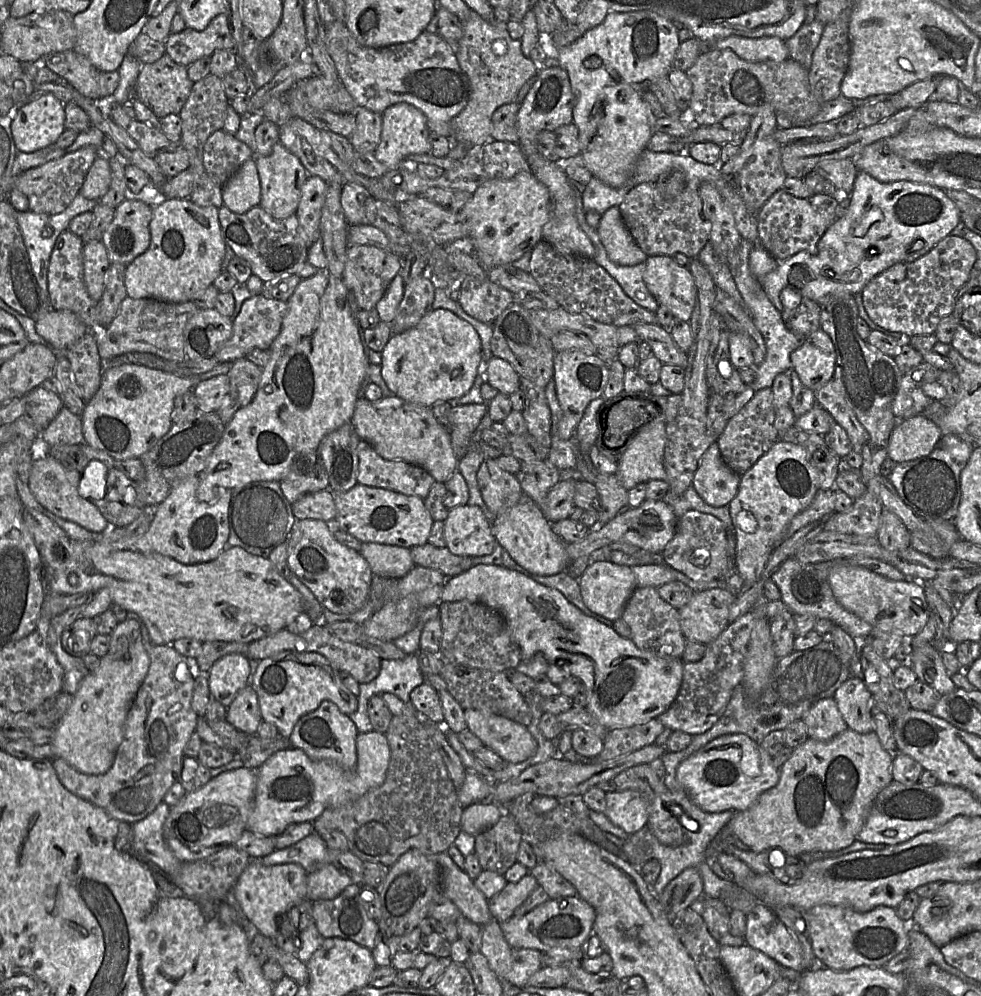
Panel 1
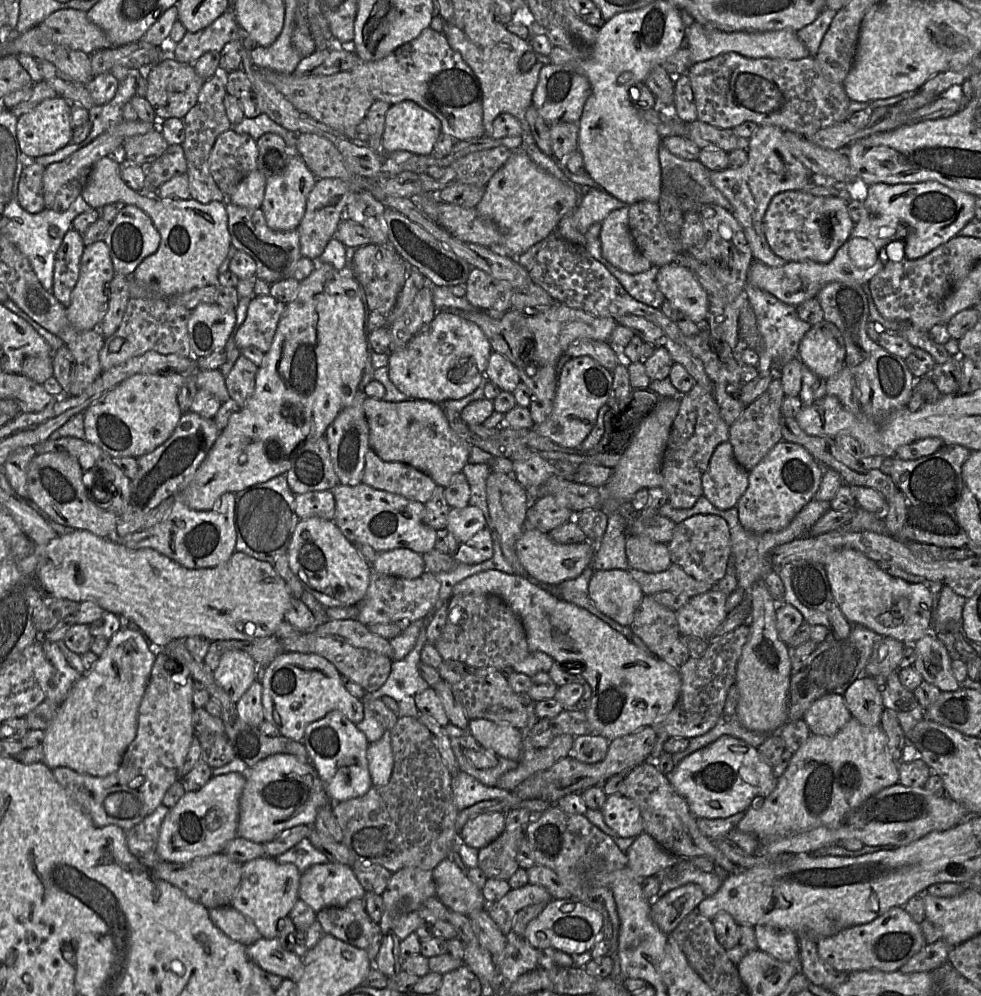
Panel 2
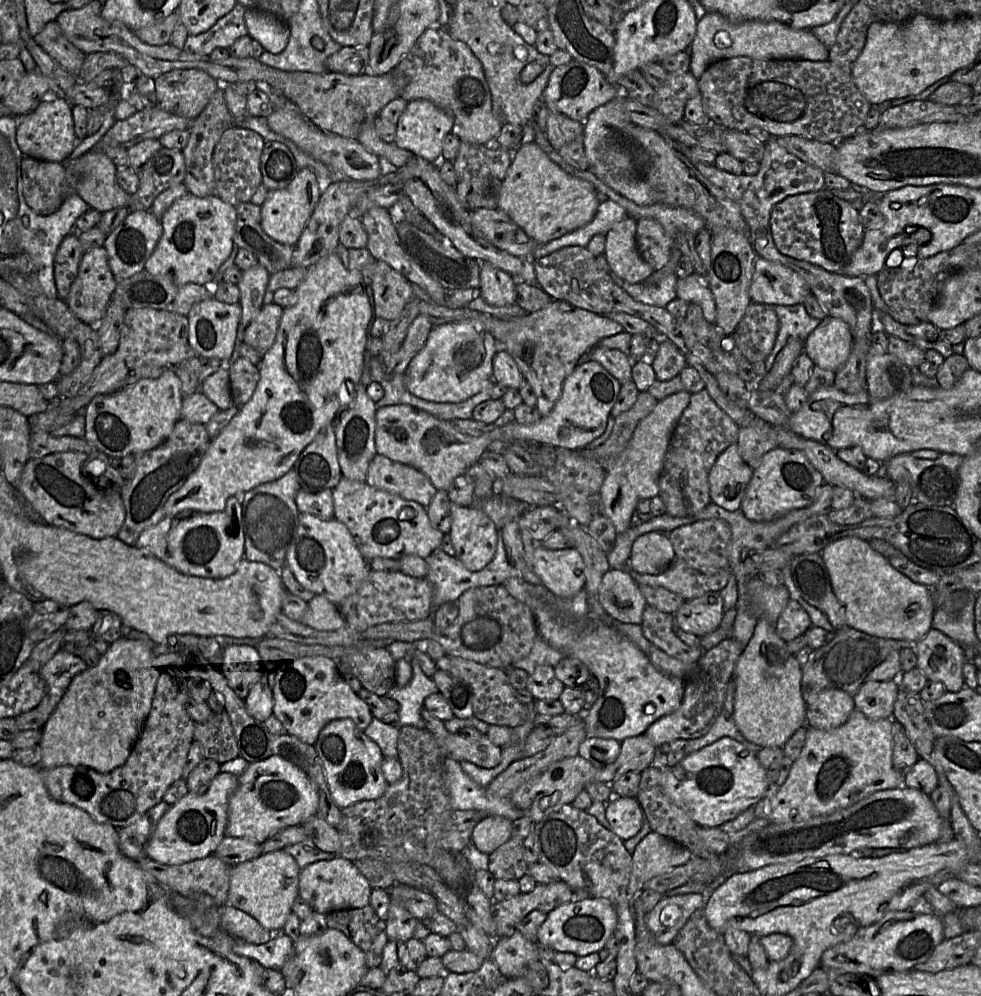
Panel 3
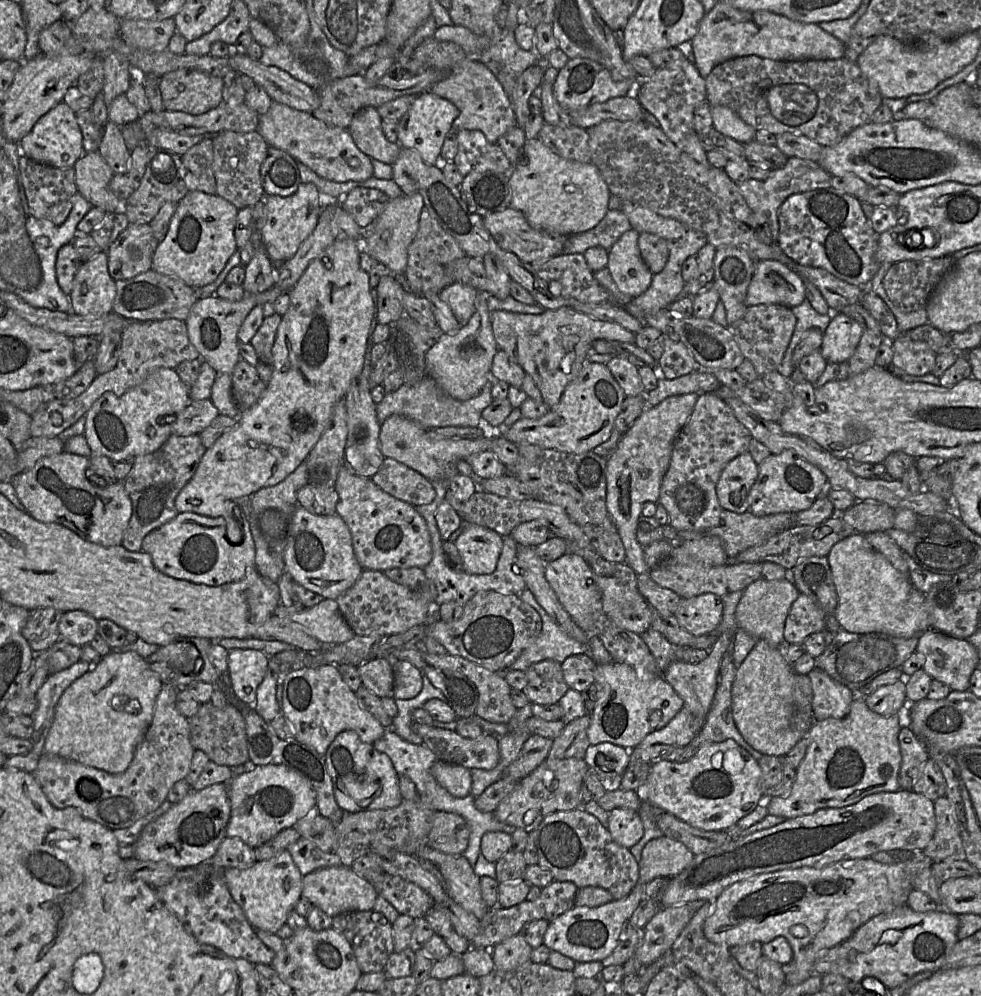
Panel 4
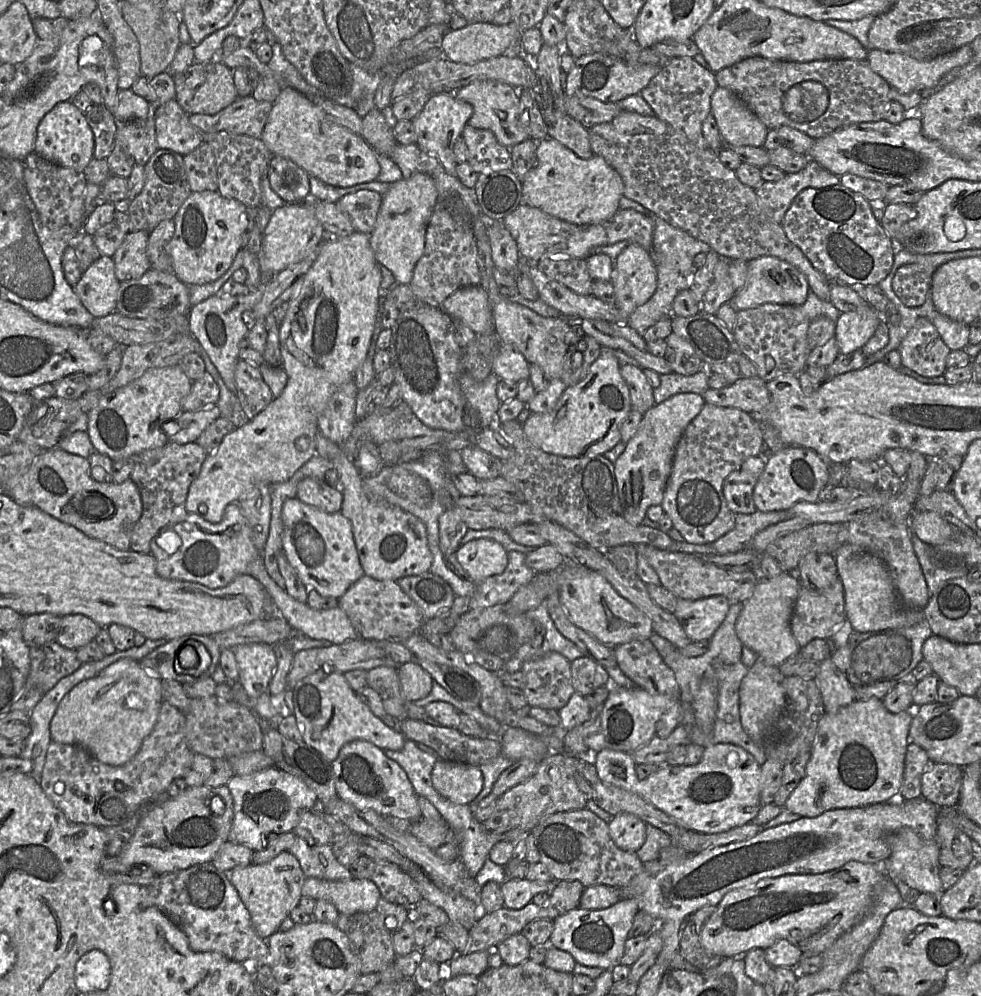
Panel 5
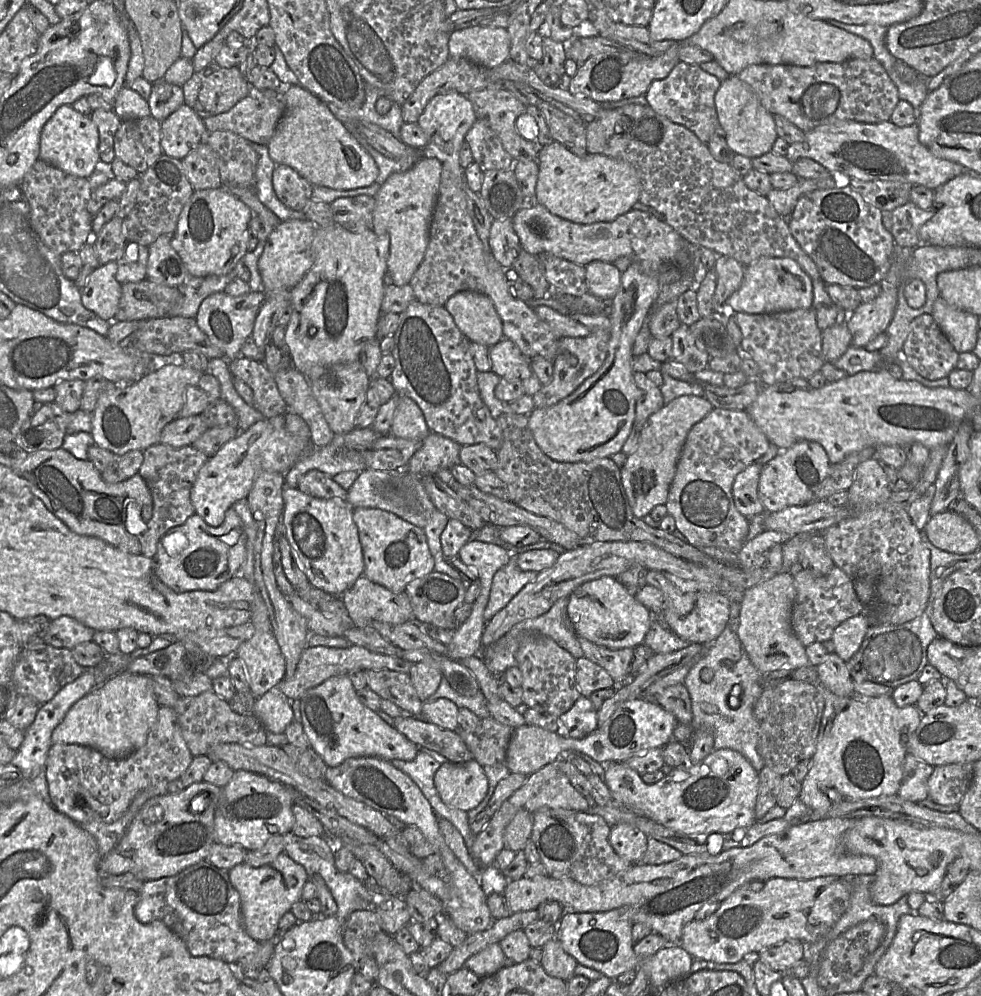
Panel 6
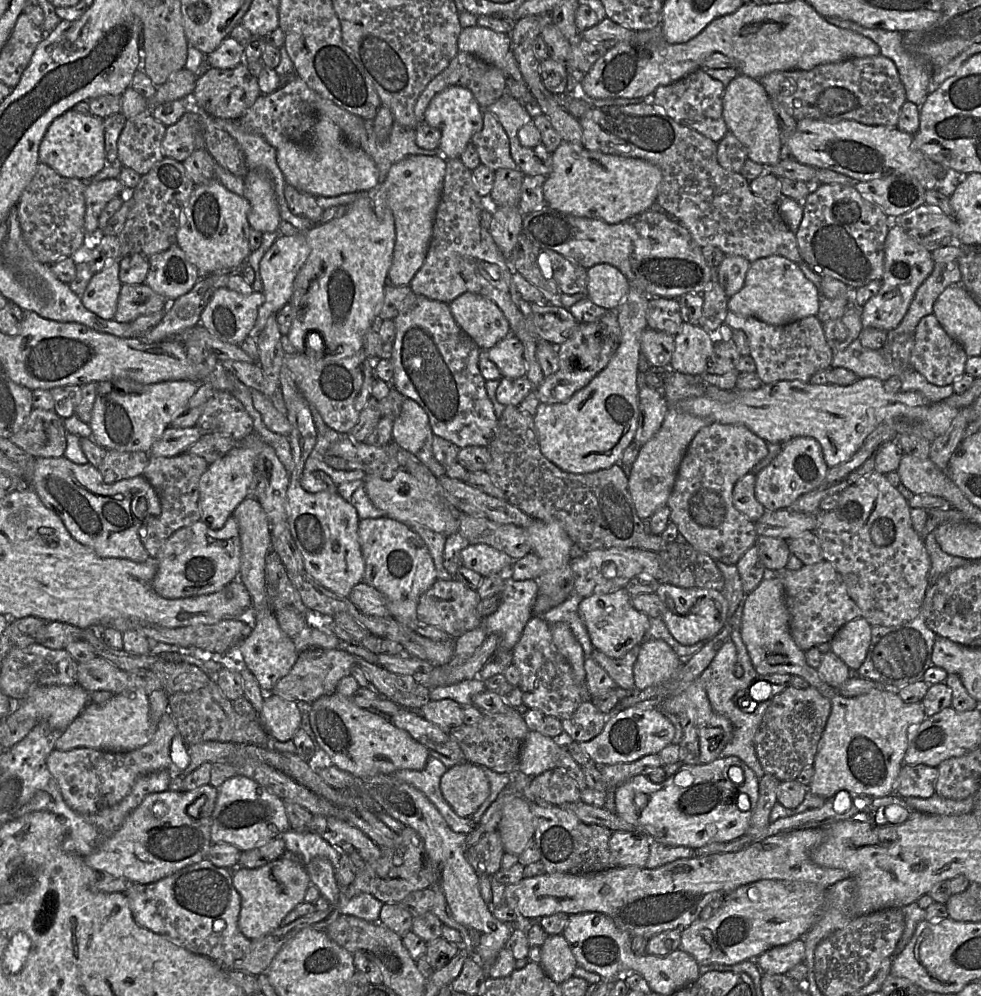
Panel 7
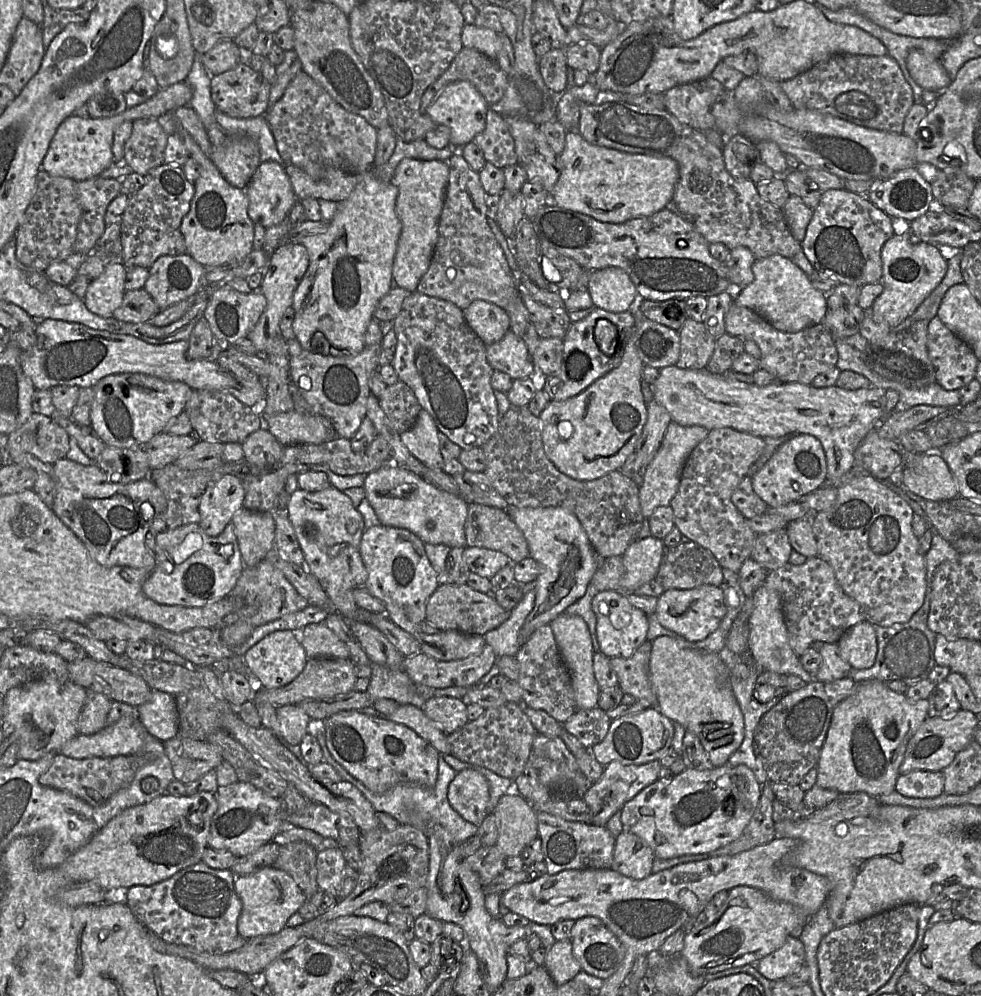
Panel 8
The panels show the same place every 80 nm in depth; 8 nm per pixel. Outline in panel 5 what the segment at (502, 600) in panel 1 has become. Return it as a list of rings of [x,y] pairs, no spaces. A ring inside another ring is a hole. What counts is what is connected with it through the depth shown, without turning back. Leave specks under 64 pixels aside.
[[[611,679],[607,685],[602,687],[607,687],[610,692],[602,705],[601,726],[596,733],[589,735],[585,739],[586,746],[594,754],[602,749],[633,753],[654,738],[667,738],[680,724],[680,715],[682,714],[682,703],[680,700],[670,699],[662,695],[652,695],[640,687],[626,688],[615,685]]]

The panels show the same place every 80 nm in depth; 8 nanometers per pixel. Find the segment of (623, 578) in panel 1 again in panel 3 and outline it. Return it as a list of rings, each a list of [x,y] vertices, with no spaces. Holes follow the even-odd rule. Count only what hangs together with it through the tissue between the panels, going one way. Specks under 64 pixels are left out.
[[[610,569],[601,581],[599,602],[605,612],[621,623],[640,625],[647,605],[639,585],[627,569]]]

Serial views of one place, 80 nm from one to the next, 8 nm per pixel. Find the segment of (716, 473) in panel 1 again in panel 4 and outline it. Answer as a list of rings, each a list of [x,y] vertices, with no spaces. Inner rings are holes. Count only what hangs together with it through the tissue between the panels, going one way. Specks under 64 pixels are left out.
[[[748,452],[731,460],[716,484],[716,494],[721,507],[738,514],[749,511],[749,493],[758,472],[759,466]]]

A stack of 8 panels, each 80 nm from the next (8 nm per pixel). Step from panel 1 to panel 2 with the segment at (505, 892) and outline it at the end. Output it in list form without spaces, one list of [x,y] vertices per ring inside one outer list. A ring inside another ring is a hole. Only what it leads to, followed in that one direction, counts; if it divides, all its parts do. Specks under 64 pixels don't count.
[[[528,883],[521,888],[511,889],[501,900],[488,904],[487,911],[501,932],[511,937],[513,936],[513,920],[518,911],[532,904],[547,904],[552,899],[545,888]]]

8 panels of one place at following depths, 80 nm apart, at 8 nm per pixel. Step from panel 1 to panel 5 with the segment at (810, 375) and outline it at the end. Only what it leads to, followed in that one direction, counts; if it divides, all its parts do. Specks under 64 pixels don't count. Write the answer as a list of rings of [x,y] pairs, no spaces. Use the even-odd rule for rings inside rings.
[[[873,308],[862,312],[841,313],[836,321],[834,338],[840,354],[861,349],[874,335],[881,315]]]

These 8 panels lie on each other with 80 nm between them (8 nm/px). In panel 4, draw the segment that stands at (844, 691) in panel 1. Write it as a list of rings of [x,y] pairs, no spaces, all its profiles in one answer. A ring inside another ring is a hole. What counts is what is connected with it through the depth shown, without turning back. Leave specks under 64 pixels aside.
[[[905,679],[894,684],[884,685],[864,697],[868,708],[882,716],[897,715],[904,711],[907,701]]]

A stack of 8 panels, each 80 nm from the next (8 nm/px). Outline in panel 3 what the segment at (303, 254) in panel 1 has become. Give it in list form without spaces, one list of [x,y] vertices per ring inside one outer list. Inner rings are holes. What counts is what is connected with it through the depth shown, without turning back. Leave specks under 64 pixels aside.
[[[250,202],[235,206],[233,244],[251,252],[270,275],[291,266],[295,246],[277,242],[261,226],[261,208]]]

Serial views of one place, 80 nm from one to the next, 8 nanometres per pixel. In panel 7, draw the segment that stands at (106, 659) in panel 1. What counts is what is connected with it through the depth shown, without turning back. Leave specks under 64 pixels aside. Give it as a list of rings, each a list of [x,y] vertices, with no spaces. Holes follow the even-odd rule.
[[[143,690],[112,695],[104,704],[93,702],[83,709],[77,718],[61,732],[55,741],[59,751],[90,748],[109,753],[127,753],[147,745],[155,731],[149,717],[149,699]]]

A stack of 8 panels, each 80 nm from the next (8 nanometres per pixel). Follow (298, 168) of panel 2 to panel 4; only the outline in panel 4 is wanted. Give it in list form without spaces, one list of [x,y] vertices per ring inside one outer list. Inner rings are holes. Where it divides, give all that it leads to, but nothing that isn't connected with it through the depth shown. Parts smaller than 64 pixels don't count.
[[[301,183],[297,191],[288,197],[269,195],[266,197],[266,220],[262,228],[262,237],[267,254],[274,267],[290,260],[301,243],[315,229],[321,209],[326,199],[312,183]]]

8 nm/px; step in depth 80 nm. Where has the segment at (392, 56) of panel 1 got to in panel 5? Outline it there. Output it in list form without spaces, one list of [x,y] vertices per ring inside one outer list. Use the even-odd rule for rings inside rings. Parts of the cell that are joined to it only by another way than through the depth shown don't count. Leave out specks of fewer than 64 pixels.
[[[479,80],[460,87],[452,94],[472,105],[473,113],[467,125],[491,131],[502,146],[510,149],[529,139],[526,127],[522,124],[522,107],[515,88],[499,81]]]

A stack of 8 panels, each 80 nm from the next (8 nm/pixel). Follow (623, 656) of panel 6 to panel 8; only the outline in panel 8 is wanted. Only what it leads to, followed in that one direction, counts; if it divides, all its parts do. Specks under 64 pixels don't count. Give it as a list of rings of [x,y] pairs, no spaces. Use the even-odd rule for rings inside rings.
[[[646,640],[629,658],[610,658],[623,693],[632,695],[643,707],[657,707],[657,696],[649,678],[652,643]]]

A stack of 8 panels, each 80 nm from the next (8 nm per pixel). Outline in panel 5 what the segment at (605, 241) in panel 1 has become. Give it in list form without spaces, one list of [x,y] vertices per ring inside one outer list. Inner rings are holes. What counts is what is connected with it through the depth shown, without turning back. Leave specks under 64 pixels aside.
[[[629,243],[613,263],[615,306],[625,318],[646,303],[657,287],[657,270],[649,252]]]

